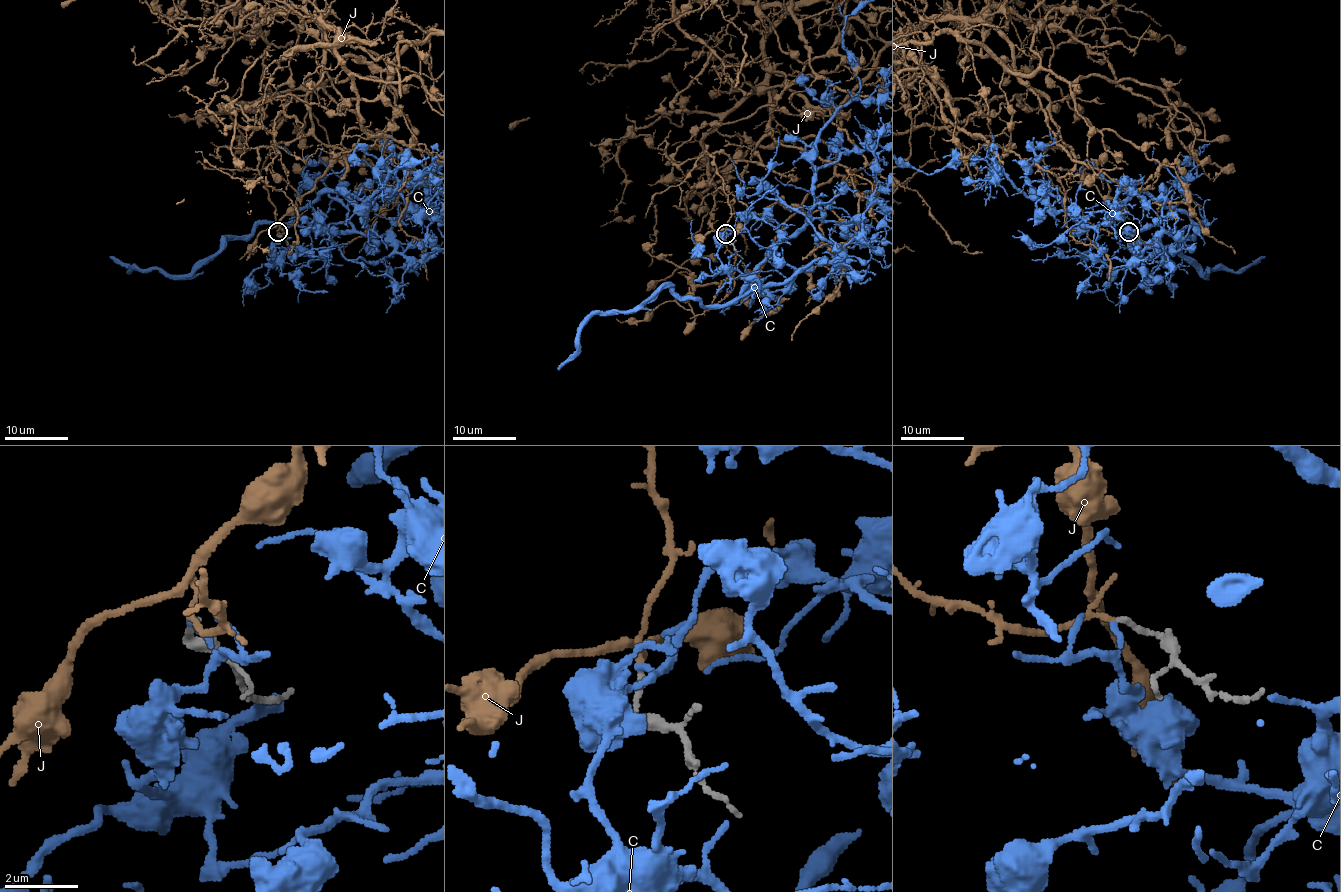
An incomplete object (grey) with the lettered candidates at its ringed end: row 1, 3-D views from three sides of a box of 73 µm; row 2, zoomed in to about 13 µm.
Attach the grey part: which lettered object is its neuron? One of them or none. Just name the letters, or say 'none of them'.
J

